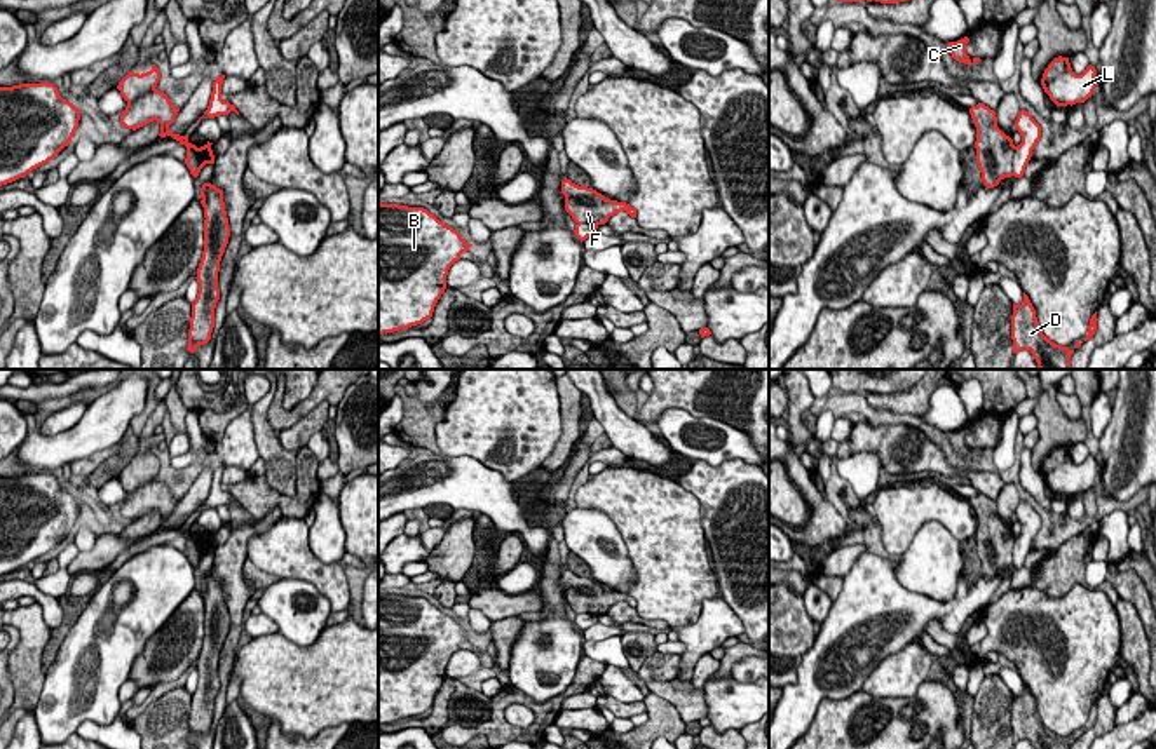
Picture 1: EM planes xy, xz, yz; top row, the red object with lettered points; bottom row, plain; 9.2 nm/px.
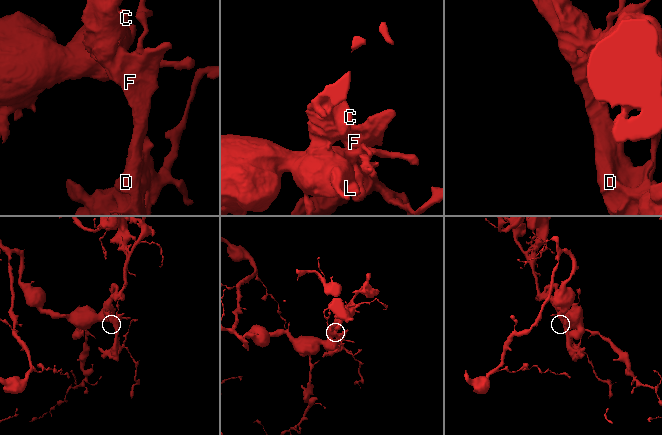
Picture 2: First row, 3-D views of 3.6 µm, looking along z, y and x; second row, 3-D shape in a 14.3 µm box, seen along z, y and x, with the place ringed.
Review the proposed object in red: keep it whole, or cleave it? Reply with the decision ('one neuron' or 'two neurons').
two neurons

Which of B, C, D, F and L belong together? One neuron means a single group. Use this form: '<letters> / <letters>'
B L / C D F

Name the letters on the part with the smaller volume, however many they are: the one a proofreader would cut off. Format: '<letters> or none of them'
C, D, F

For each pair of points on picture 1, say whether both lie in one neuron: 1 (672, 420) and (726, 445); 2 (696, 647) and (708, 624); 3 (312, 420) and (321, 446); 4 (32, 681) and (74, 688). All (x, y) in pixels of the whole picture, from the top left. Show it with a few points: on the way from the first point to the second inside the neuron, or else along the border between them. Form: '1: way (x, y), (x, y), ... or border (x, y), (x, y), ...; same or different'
1: way (679, 436), (687, 446), (710, 452); same
2: way (698, 641), (708, 629); same
3: border (319, 431), (306, 445); different
4: border (46, 673), (34, 711); different

